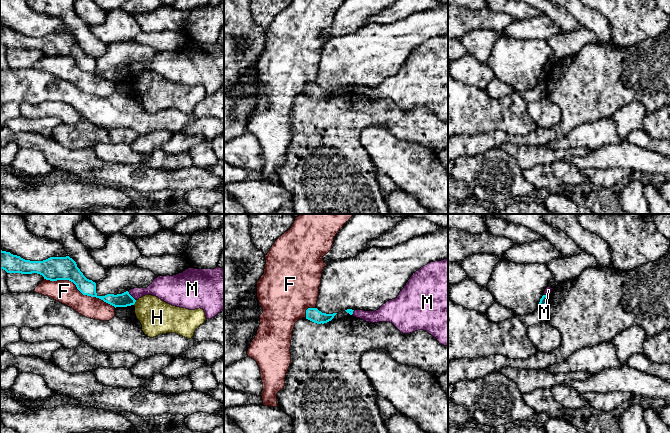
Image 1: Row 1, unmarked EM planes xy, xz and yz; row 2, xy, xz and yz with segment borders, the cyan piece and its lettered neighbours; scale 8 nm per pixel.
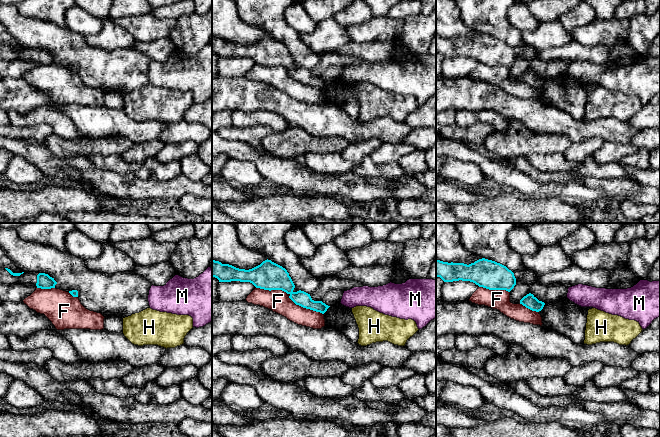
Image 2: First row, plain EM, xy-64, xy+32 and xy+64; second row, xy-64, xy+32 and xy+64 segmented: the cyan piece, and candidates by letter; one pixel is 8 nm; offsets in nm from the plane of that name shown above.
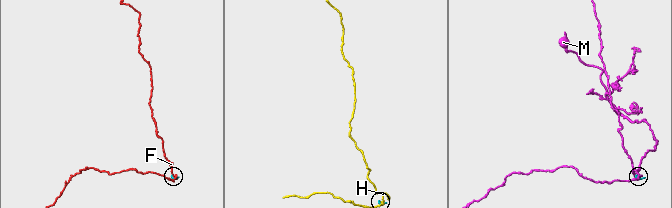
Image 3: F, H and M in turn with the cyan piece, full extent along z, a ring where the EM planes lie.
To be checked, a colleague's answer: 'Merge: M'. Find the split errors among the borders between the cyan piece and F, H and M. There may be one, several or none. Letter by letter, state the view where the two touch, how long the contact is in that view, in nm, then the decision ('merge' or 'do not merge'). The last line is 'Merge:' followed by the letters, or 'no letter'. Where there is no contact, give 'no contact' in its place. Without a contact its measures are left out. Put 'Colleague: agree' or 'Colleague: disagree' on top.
Colleague: disagree
F: xy | 600 nm | do not merge
H: xy | 50 nm | do not merge
M: xy | 100 nm | do not merge
Merge: no letter

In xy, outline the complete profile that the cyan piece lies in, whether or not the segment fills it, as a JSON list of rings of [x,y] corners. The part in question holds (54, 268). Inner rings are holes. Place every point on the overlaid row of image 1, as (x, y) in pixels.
[[[0,250],[0,269],[7,273],[37,273],[50,281],[69,280],[76,285],[83,295],[99,298],[115,308],[131,306],[136,302],[128,291],[117,295],[98,296],[96,283],[87,279],[77,267],[76,262],[69,256],[50,257],[43,261],[30,261]]]

